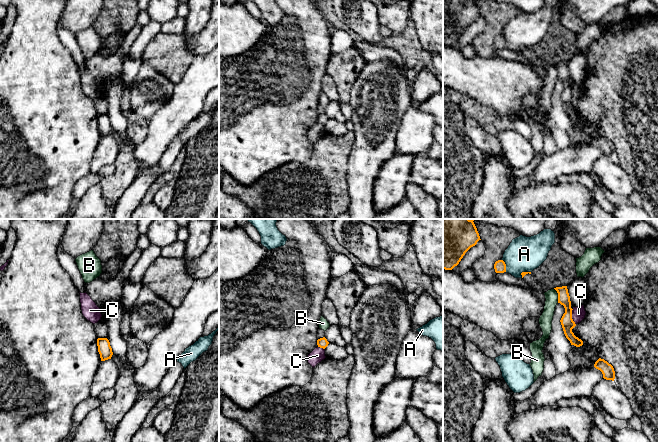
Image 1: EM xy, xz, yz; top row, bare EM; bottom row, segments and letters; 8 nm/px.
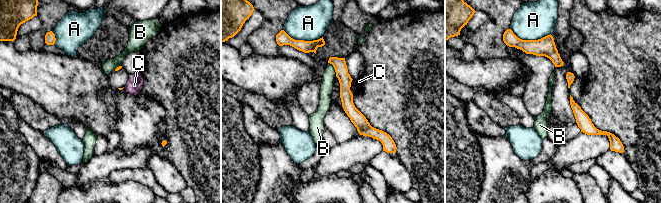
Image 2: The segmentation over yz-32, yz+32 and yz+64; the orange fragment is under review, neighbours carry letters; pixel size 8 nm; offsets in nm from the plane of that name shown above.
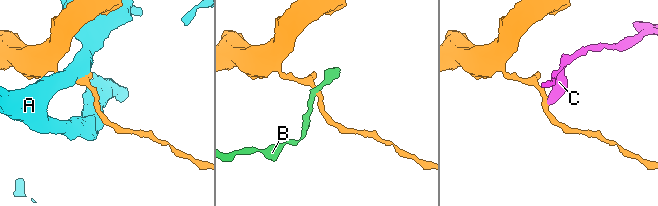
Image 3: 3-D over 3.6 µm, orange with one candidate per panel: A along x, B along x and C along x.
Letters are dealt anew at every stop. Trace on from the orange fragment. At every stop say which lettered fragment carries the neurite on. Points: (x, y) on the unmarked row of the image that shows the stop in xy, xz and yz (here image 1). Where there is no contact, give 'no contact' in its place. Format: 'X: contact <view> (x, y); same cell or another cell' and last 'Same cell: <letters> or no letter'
A: contact yz (505, 41); another cell
B: contact yz (558, 71); another cell
C: contact yz (571, 93); another cell
Same cell: no letter

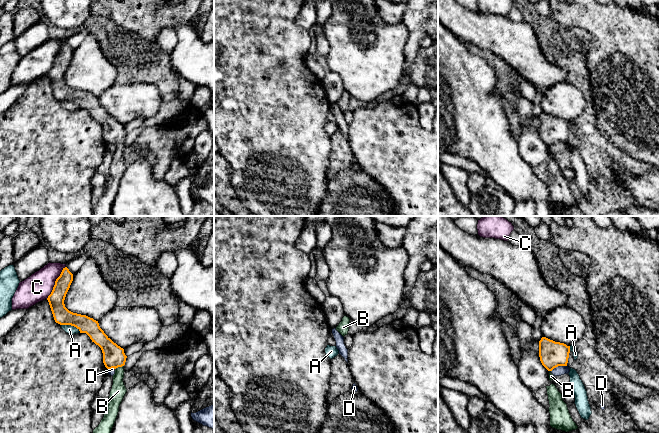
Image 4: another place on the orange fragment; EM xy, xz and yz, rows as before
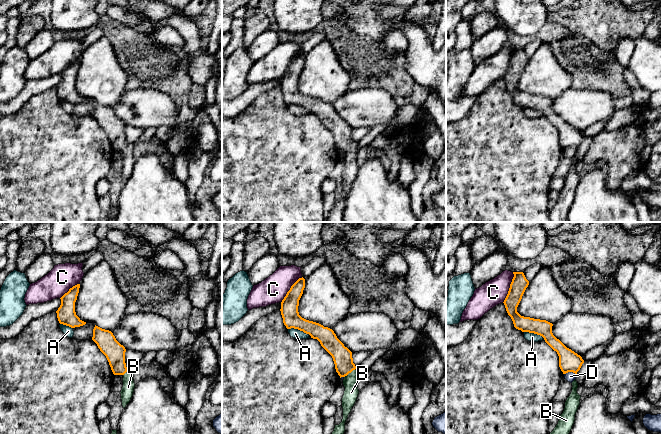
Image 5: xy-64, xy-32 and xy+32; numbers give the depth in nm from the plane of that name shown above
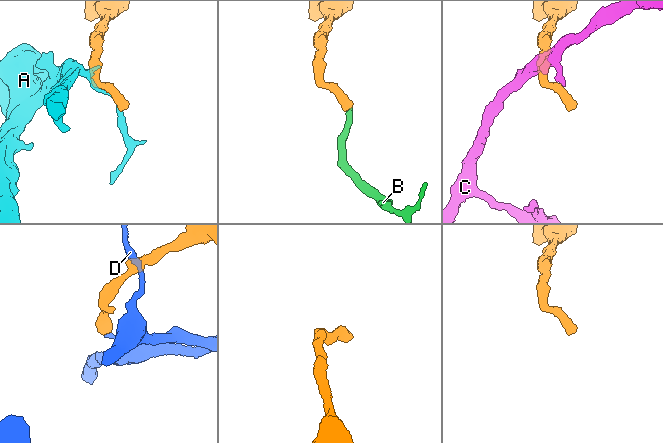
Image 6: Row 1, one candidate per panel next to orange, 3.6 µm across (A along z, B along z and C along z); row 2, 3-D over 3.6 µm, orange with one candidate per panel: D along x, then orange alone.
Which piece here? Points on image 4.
A: contact xy (71, 101); another cell
B: contact xy (119, 142); same cell
C: contact xy (55, 58); another cell
D: contact yz (558, 141); another cell
Same cell: B

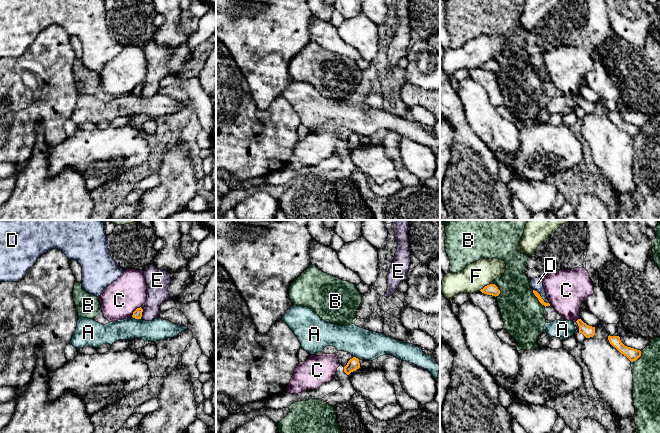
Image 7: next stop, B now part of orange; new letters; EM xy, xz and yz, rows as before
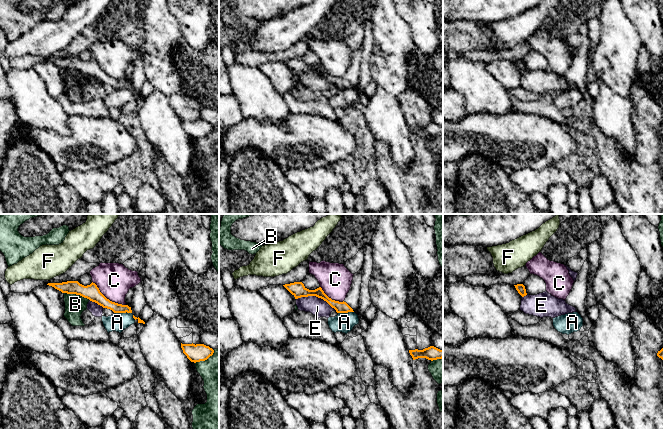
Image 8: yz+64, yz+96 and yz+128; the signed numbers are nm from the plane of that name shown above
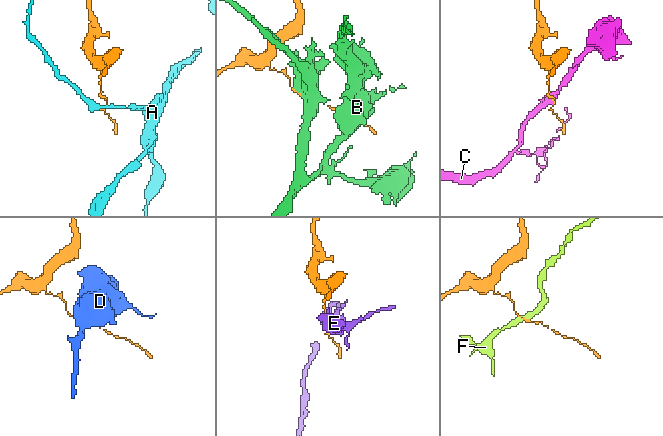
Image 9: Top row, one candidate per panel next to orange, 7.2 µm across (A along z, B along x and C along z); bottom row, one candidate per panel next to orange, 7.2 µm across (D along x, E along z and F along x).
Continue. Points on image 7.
A: contact xy (136, 94); another cell
B: contact yz (538, 75); another cell
C: contact xy (134, 87); another cell
D: contact yz (541, 73); another cell
E: contact xy (141, 90); another cell
F: contact yz (487, 61); another cell
Same cell: no letter

